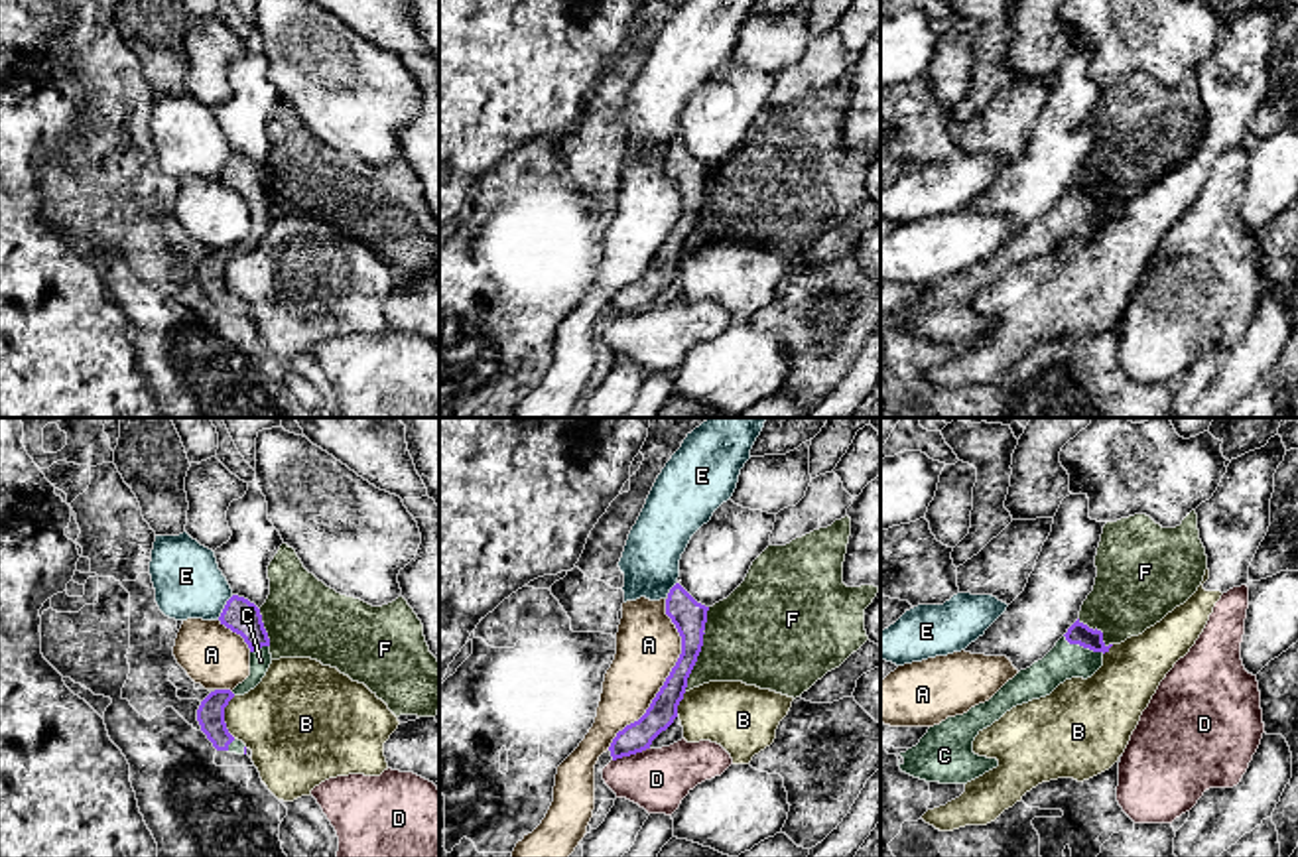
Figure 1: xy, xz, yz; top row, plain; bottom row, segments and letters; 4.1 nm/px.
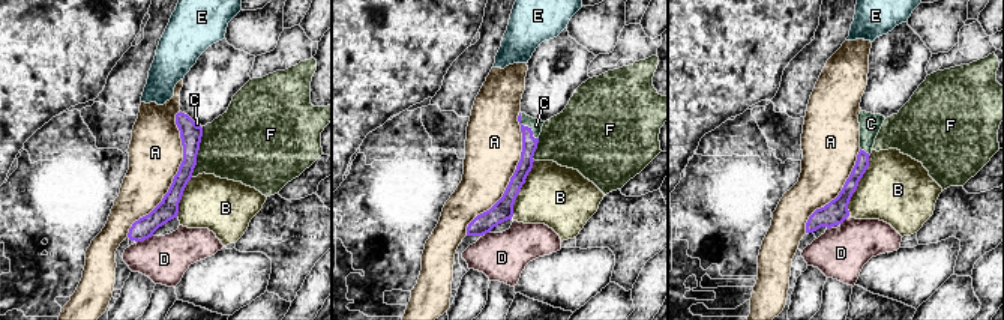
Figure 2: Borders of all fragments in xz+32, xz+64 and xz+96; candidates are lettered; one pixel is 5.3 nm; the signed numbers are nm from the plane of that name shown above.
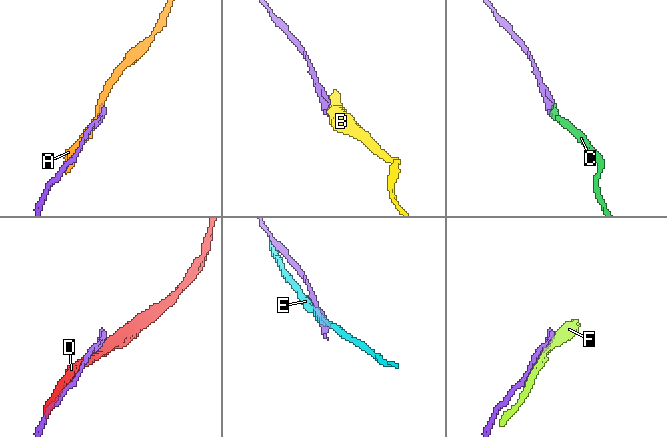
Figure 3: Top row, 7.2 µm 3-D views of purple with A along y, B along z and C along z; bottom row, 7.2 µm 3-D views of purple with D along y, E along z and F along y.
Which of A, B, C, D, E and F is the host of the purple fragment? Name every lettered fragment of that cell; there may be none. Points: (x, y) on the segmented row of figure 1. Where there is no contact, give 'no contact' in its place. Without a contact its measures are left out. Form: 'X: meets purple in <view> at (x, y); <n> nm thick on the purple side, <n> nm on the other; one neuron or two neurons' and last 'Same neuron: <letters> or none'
A: meets purple in xz at (668, 676); 130 nm thick on the purple side, 260 nm on the other; two neurons
B: meets purple in xy at (223, 718); 110 nm thick on the purple side, 360 nm on the other; two neurons
C: meets purple in yz at (1084, 647); 90 nm thick on the purple side, 150 nm on the other; one neuron
D: meets purple in xz at (631, 753); 120 nm thick on the purple side, 260 nm on the other; two neurons
E: meets purple in xy at (225, 607); 140 nm thick on the purple side, 280 nm on the other; two neurons
F: meets purple in xz at (700, 649); 140 nm thick on the purple side, 400 nm on the other; two neurons
Same neuron: C

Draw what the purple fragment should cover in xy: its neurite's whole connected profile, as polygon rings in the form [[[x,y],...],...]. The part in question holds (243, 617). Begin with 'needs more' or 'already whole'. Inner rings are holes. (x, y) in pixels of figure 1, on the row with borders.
needs more | [[[232,595],[219,621],[240,634],[250,648],[250,676],[232,690],[234,695],[244,695],[262,682],[272,664],[270,638],[260,609],[248,599]]]

